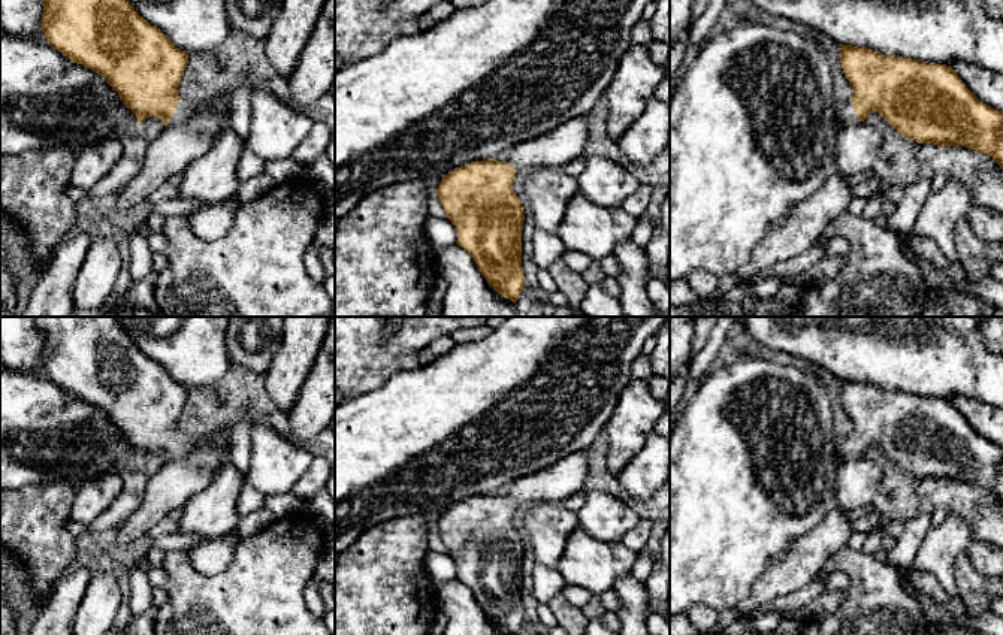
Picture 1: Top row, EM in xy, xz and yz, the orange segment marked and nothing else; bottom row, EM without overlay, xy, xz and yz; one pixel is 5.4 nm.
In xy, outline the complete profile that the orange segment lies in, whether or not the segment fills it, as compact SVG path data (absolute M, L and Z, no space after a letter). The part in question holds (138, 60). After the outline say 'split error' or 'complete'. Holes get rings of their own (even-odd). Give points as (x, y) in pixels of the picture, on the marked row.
M42 0L42 33L46 42L76 64L102 75L136 115L138 124L154 117L164 126L184 124L211 102L178 96L188 54L176 48L157 27L143 19L129 0Z; split error

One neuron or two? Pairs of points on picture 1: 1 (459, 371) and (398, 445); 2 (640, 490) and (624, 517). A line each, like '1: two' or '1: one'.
1: one
2: two

